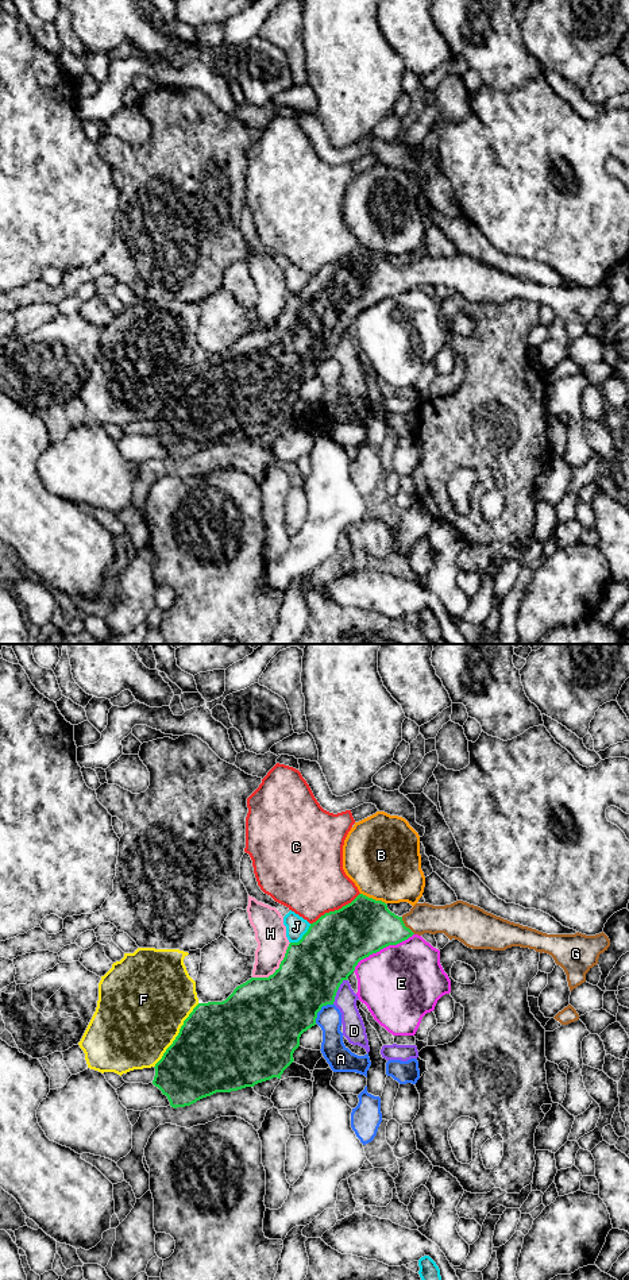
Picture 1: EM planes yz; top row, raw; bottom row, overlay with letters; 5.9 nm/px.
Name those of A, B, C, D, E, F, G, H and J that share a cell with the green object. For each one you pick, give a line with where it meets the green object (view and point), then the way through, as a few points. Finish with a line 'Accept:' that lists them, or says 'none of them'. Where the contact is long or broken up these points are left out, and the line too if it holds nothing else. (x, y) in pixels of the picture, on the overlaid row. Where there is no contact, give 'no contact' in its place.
G: yz (405, 926) | across yz (365, 926), (405, 926), (423, 918)
Accept: G

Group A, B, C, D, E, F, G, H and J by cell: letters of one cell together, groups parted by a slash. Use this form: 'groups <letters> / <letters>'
groups A / B / C / D / E / F / G / H / J

